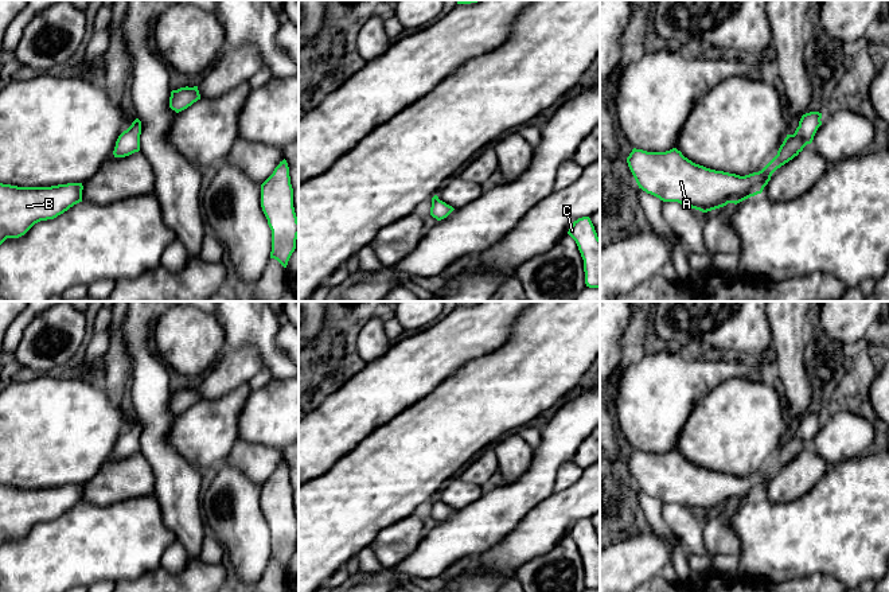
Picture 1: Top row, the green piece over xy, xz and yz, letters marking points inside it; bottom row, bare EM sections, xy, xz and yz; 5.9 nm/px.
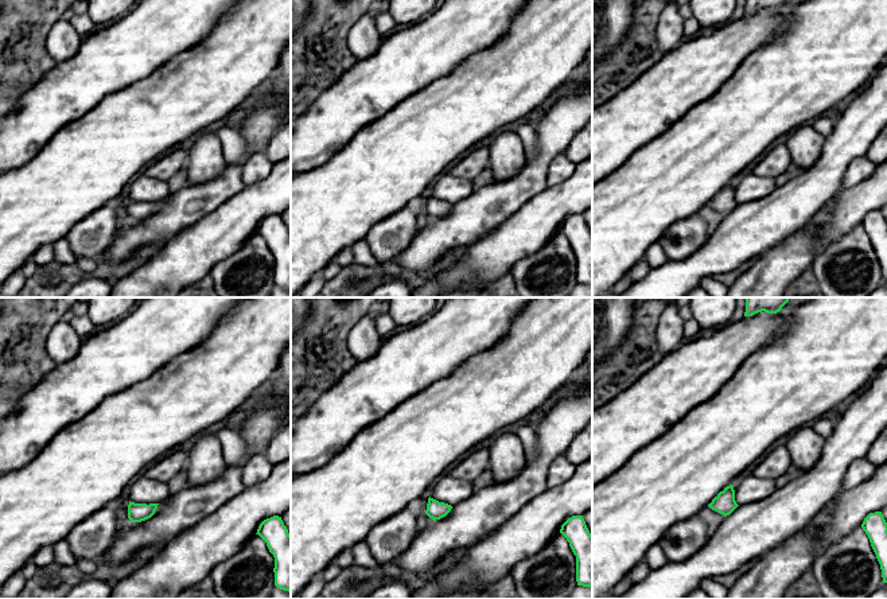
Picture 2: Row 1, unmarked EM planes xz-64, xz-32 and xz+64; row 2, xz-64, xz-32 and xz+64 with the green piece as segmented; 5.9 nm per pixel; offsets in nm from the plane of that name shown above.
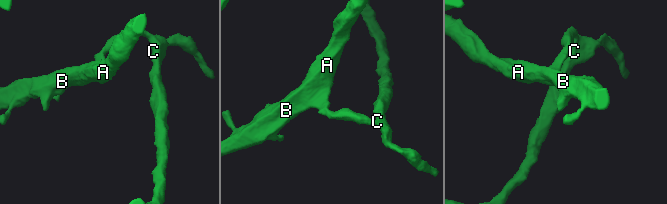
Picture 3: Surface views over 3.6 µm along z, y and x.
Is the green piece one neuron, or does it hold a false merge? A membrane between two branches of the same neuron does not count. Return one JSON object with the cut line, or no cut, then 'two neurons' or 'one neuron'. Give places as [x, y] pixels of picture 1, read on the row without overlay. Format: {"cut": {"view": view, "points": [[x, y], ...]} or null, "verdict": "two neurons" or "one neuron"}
{"cut": null, "verdict": "one neuron"}

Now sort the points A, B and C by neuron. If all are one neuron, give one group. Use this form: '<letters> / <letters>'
A B C

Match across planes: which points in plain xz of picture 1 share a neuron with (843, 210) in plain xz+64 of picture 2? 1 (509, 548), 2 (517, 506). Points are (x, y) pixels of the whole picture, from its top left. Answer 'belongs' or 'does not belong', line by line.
1: belongs
2: does not belong

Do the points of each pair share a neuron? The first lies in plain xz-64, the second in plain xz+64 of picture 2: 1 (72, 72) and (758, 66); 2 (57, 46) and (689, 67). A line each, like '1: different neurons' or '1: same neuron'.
1: different neurons
2: different neurons

